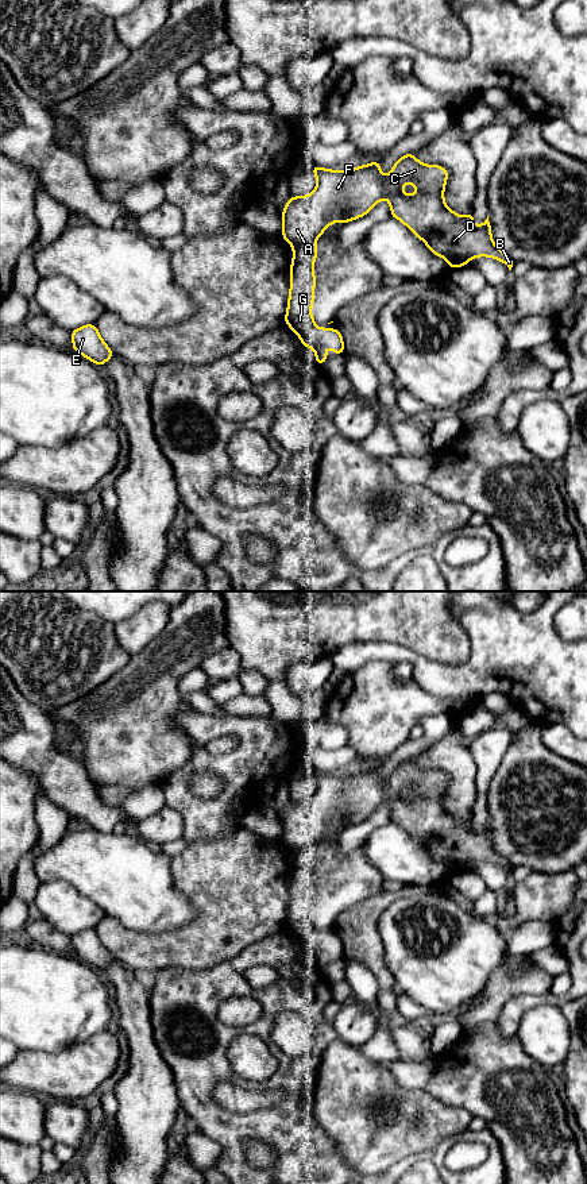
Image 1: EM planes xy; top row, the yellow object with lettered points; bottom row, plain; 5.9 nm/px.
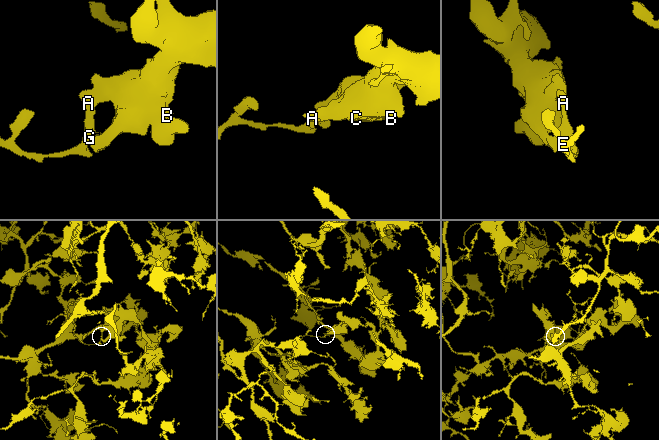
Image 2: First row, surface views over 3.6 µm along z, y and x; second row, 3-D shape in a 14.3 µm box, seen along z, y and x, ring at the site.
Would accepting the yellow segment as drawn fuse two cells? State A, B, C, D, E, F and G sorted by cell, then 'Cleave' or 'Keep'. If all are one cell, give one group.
Groups: A B C D F / E G. Cleave

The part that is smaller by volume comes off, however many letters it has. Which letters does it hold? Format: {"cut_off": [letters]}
{"cut_off": ["E", "G"]}

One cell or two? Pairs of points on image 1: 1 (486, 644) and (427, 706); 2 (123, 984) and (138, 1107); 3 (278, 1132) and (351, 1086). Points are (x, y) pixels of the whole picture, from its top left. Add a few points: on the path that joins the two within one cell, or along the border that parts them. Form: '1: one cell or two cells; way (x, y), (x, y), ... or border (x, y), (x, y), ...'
1: two cells; border (412, 678), (424, 690), (441, 698), (448, 712)
2: one cell; way (135, 1015), (135, 1025), (139, 1032), (139, 1076)
3: two cells; border (313, 1082), (311, 1114), (328, 1138)

